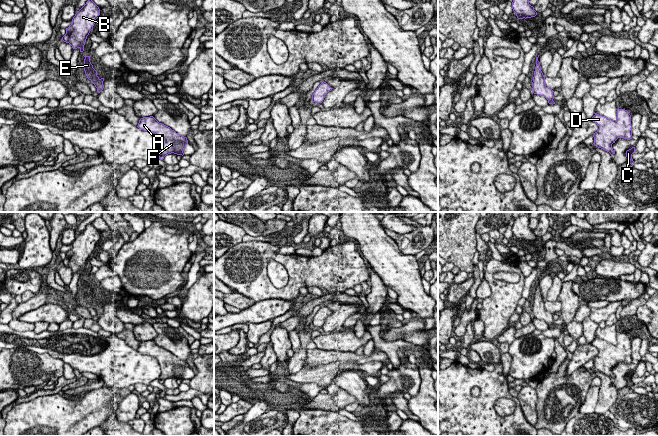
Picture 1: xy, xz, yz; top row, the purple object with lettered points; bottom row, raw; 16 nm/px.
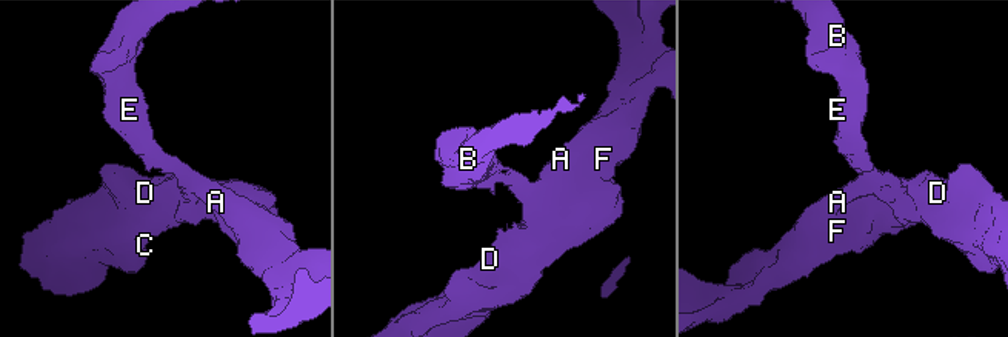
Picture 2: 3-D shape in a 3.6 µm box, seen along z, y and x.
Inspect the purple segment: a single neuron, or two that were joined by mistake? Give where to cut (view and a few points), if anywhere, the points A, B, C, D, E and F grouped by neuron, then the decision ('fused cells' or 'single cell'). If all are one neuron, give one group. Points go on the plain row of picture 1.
cut none; groups A B C D E F; single cell

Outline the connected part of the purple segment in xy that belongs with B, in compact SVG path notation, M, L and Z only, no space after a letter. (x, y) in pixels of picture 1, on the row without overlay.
M89 223L73 241L72 248L66 252L66 258L62 261L62 264L69 267L73 273L79 272L80 276L83 276L87 260L93 254L99 239L99 231L92 223Z

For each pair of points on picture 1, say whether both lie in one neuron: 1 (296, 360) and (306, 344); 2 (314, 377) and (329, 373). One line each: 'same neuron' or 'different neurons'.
1: same neuron
2: same neuron

